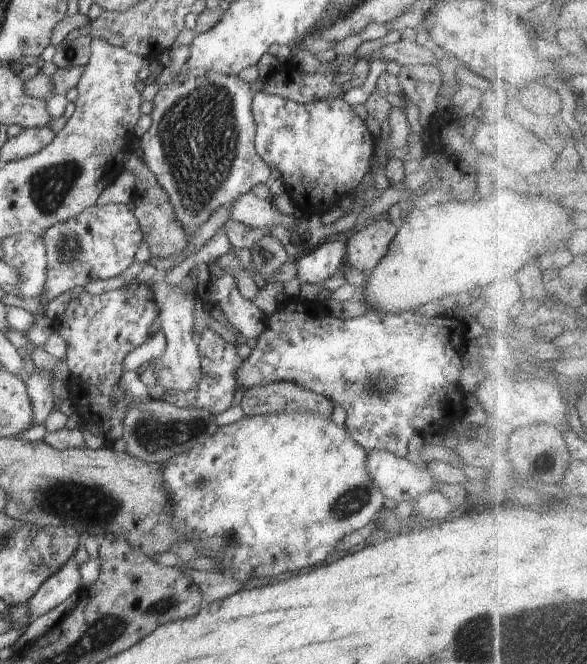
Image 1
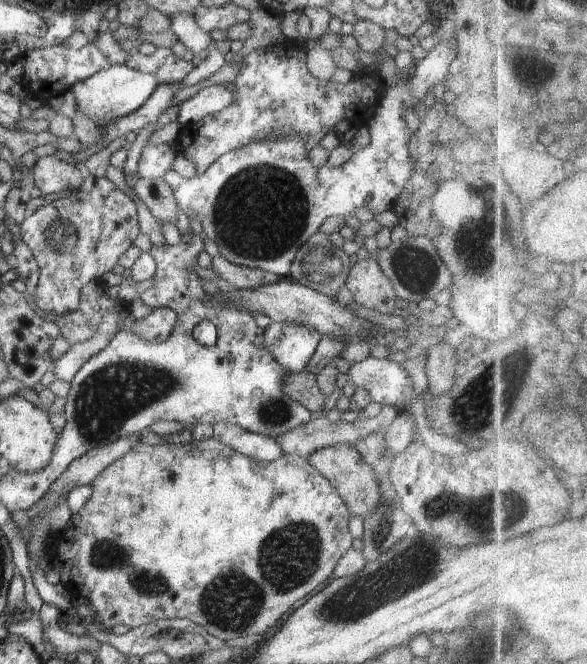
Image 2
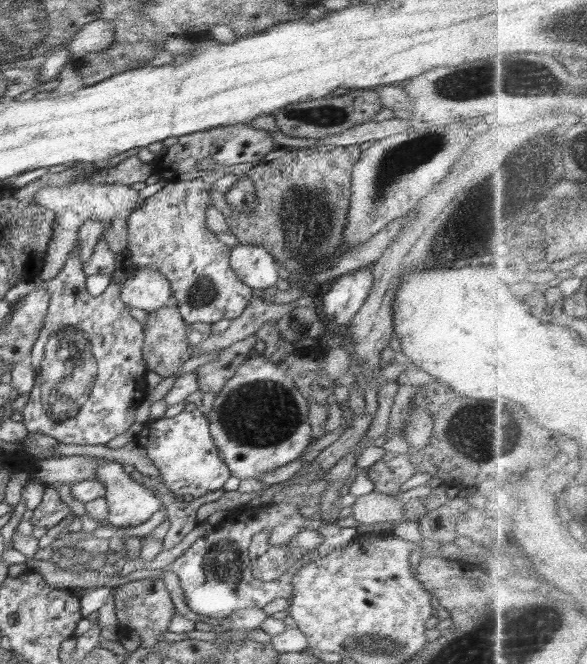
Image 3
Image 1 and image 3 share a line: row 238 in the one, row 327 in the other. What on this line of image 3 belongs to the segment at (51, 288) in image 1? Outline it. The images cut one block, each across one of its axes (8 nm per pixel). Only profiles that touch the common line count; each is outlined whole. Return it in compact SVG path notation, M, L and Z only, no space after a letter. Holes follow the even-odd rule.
M77 241L75 248L69 254L69 259L65 262L65 265L61 268L61 271L50 281L44 281L40 276L36 277L30 282L19 282L16 286L13 286L6 293L5 300L9 303L13 303L16 299L22 299L27 294L30 294L35 288L47 288L49 294L49 305L47 308L46 316L44 317L43 329L39 333L39 338L36 340L34 347L31 350L31 366L37 372L36 384L32 386L30 391L30 398L26 404L24 410L22 410L22 424L25 424L27 432L38 432L38 434L46 434L46 436L52 436L58 442L62 444L77 444L77 445L106 445L112 438L118 436L118 434L124 434L132 423L134 422L134 414L136 408L142 403L144 398L149 394L149 389L145 380L145 375L148 372L145 360L142 354L143 347L143 324L138 322L128 310L128 306L122 302L120 298L121 286L117 280L112 280L110 288L107 288L104 292L104 296L95 297L92 296L85 287L87 275L82 269L83 264L77 258Z

